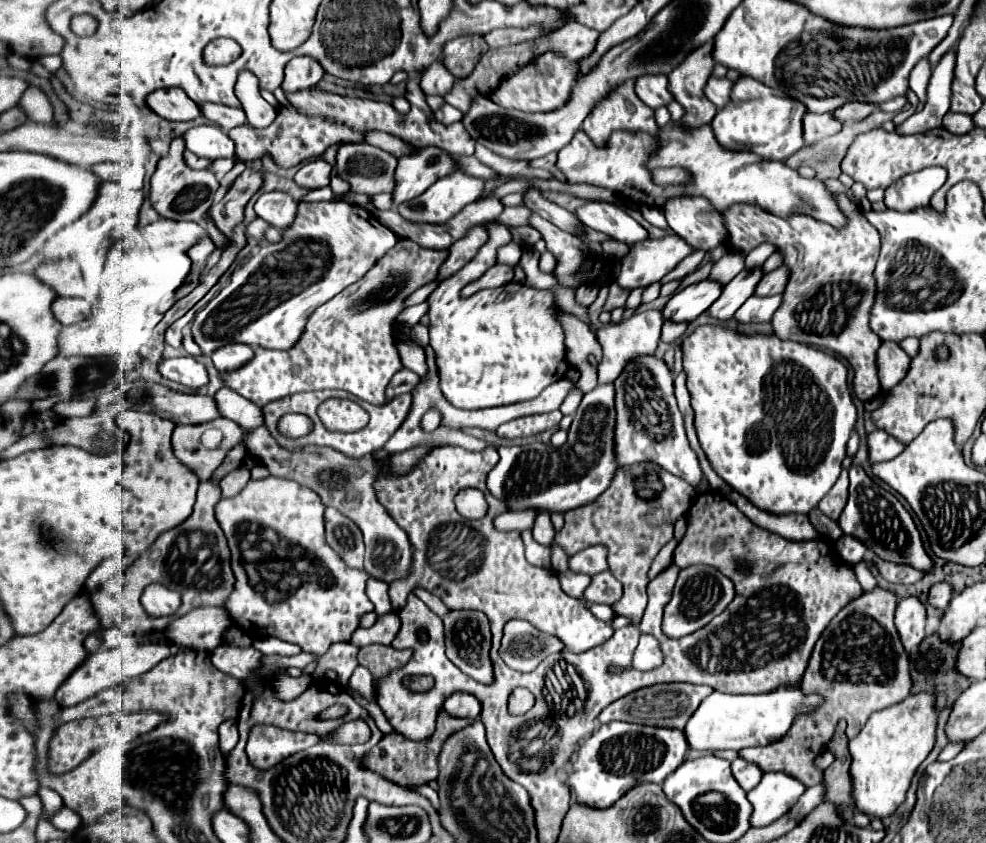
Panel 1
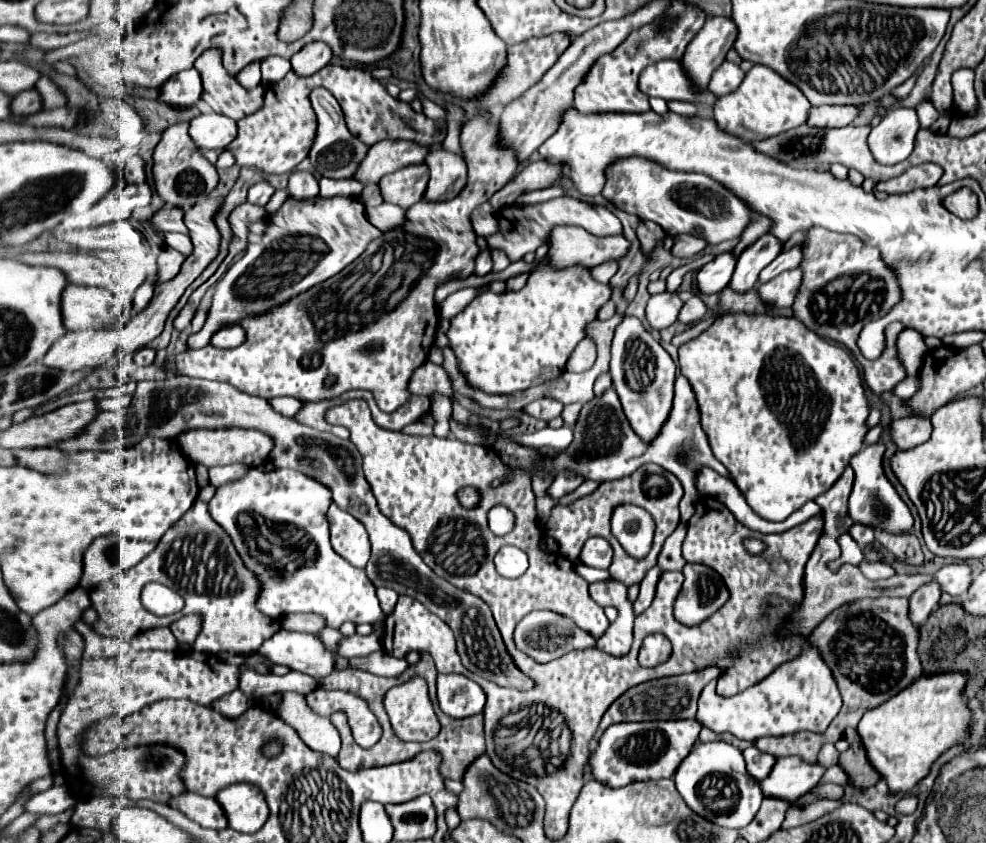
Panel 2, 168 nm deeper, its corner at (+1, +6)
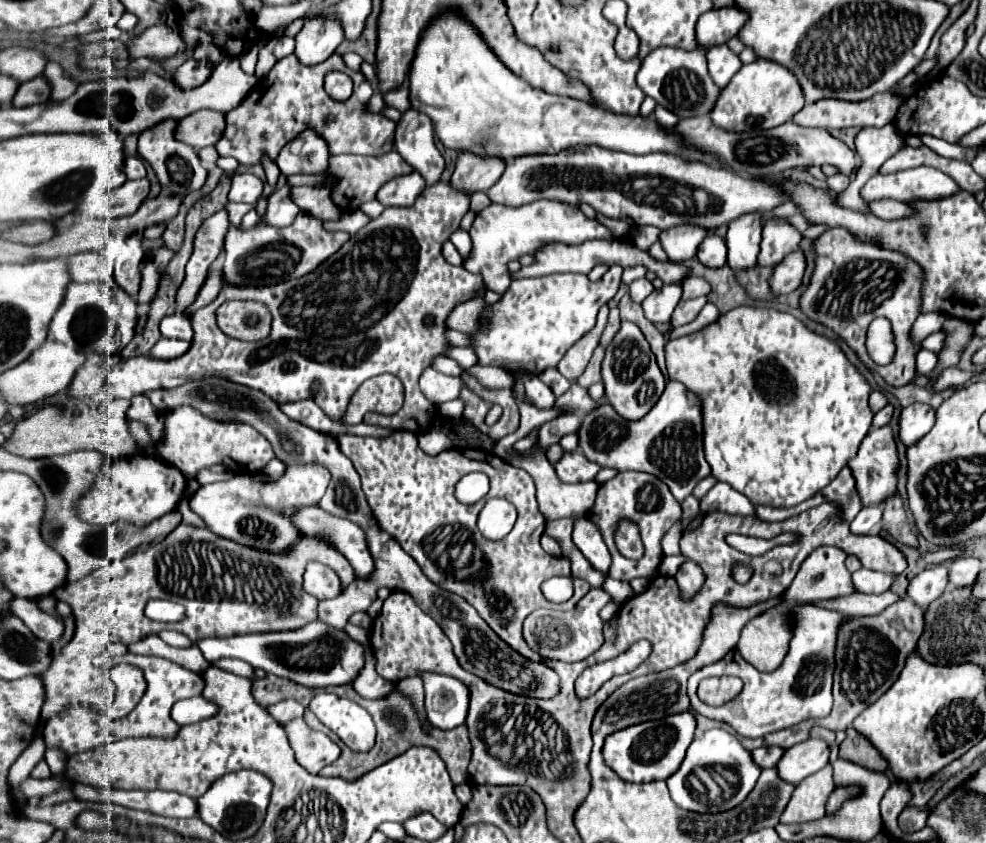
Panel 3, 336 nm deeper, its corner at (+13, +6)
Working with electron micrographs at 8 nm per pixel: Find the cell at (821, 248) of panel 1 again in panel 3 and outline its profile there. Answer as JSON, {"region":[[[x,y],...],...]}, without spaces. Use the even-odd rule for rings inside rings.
{"region":[[[834,227],[822,233],[816,243],[816,269],[808,289],[802,293],[800,309],[814,321],[828,325],[848,343],[850,349],[862,359],[862,363],[882,375],[892,387],[908,385],[916,377],[916,355],[922,343],[910,339],[910,329],[920,315],[922,307],[922,267],[900,251],[878,247],[868,241],[856,239],[848,229]],[[876,317],[890,319],[896,337],[896,355],[890,365],[876,365],[866,355],[866,331]]]}

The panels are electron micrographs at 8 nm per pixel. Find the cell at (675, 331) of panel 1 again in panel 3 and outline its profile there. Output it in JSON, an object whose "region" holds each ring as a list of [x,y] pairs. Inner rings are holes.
{"region":[[[694,297],[694,299],[682,299],[678,303],[678,307],[672,313],[672,327],[680,327],[686,325],[690,321],[696,319],[696,315],[702,311],[702,307],[708,303],[706,297]]]}

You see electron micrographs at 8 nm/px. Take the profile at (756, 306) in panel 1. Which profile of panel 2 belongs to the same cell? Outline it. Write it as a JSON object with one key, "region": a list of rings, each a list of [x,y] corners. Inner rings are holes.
{"region":[[[786,271],[778,277],[774,277],[770,283],[764,283],[758,287],[758,297],[766,305],[778,305],[778,307],[790,307],[794,301],[794,295],[798,291],[798,283],[802,279],[802,271]]]}

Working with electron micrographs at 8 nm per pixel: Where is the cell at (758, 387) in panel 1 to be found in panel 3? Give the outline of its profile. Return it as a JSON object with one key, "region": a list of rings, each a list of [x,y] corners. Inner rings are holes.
{"region":[[[742,305],[742,307],[736,307],[736,309],[720,315],[714,323],[706,325],[704,329],[700,329],[696,333],[690,333],[690,335],[684,335],[678,339],[670,339],[666,345],[666,367],[668,367],[670,379],[684,383],[696,395],[702,395],[704,451],[706,451],[706,461],[712,469],[712,475],[718,481],[726,481],[728,485],[732,485],[736,491],[746,495],[750,499],[750,503],[754,503],[754,505],[774,503],[774,507],[794,507],[794,505],[806,501],[818,489],[824,489],[840,473],[840,469],[856,455],[862,439],[866,437],[866,433],[872,427],[874,413],[868,407],[868,395],[870,395],[872,387],[866,381],[866,377],[848,361],[848,357],[844,355],[840,345],[824,335],[810,331],[798,317],[770,309],[770,307]]]}

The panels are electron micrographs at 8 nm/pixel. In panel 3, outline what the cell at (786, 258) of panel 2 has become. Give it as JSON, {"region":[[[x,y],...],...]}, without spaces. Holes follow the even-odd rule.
{"region":[[[786,217],[768,219],[762,231],[758,265],[764,267],[764,265],[780,263],[790,251],[798,249],[800,241],[802,241],[802,233],[792,223],[788,223]]]}

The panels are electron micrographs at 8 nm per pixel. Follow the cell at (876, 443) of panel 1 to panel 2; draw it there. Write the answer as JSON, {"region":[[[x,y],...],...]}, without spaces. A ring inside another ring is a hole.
{"region":[[[906,417],[906,419],[898,419],[898,421],[890,423],[890,439],[900,451],[914,449],[914,447],[926,443],[930,439],[930,431],[932,431],[930,419]]]}

